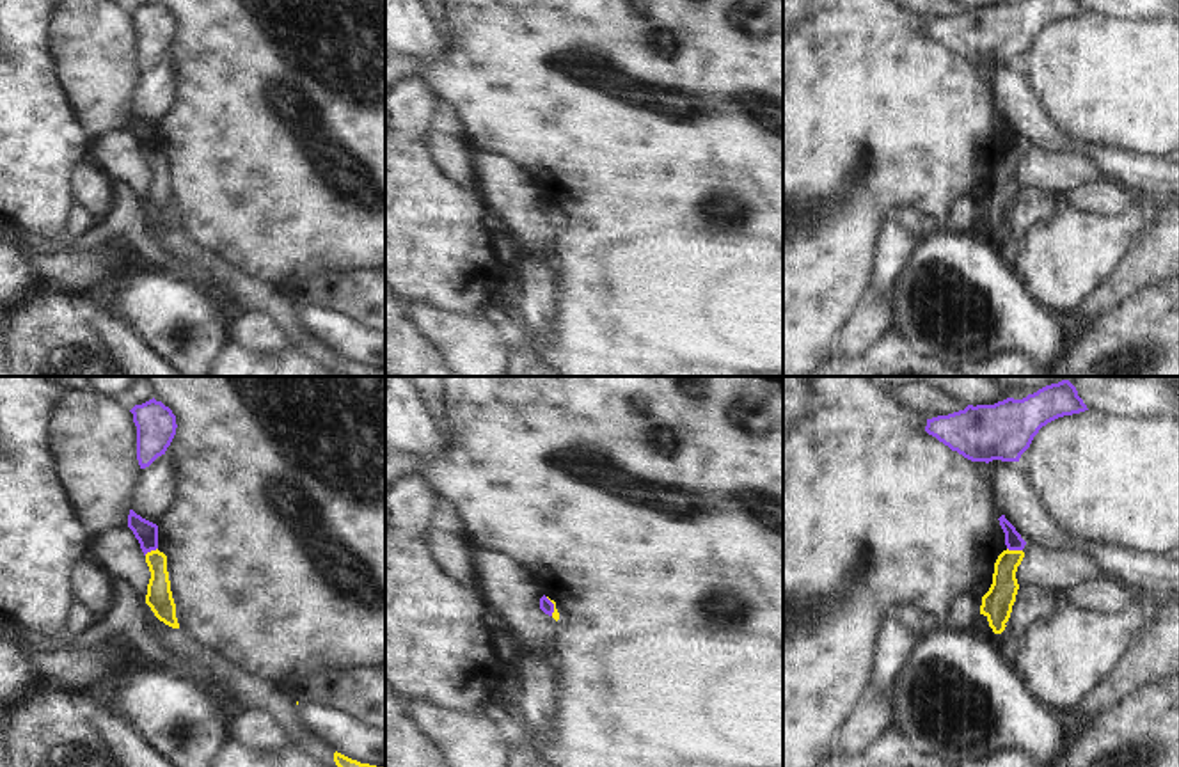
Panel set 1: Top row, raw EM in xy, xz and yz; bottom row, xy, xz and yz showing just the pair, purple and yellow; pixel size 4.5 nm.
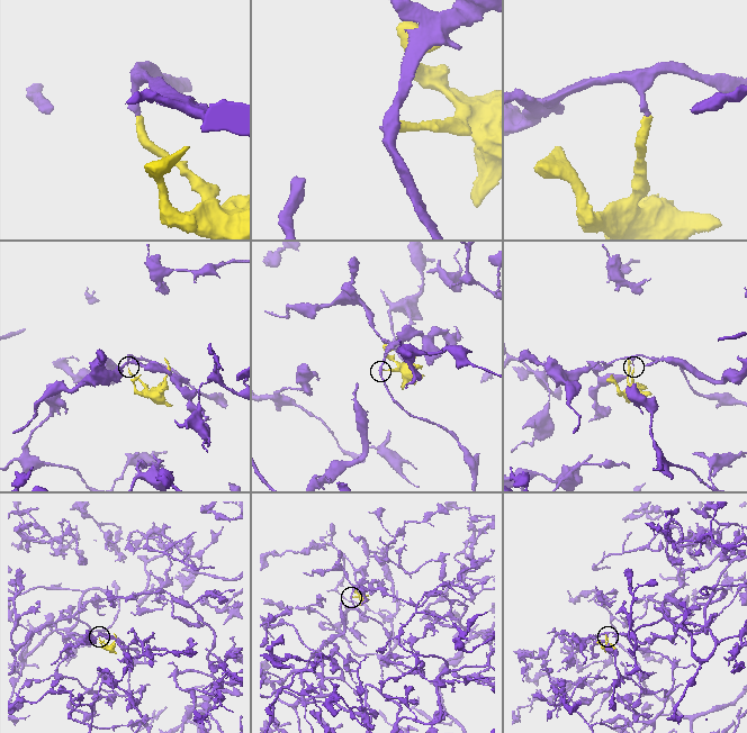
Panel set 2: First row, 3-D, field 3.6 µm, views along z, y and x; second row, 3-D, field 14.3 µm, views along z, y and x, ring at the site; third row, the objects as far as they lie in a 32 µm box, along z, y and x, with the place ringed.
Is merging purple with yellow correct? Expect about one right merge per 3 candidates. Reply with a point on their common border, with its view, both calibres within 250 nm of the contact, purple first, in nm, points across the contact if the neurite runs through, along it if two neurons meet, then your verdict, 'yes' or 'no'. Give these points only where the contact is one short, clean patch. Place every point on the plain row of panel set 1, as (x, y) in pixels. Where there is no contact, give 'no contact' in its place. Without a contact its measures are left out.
meets purple in yz at (1014, 151); 80 nm thick on the purple side, 140 nm on the other; border along yz (1007, 150), (1021, 153); no

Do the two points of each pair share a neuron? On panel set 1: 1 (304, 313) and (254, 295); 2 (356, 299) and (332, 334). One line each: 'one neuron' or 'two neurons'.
1: two neurons
2: two neurons

